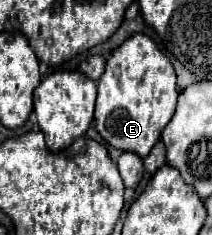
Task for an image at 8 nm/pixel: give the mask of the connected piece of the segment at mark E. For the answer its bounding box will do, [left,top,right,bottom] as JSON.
[94,34,178,158]

